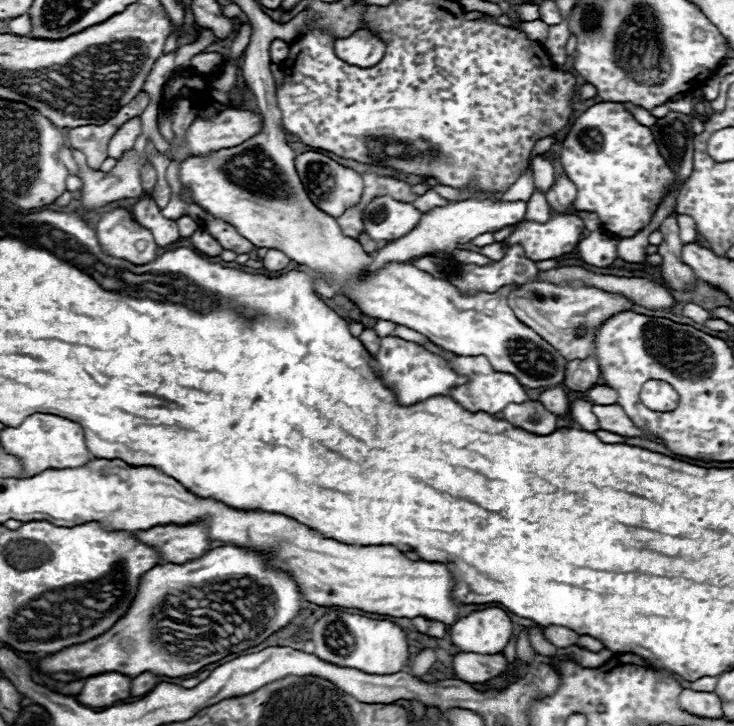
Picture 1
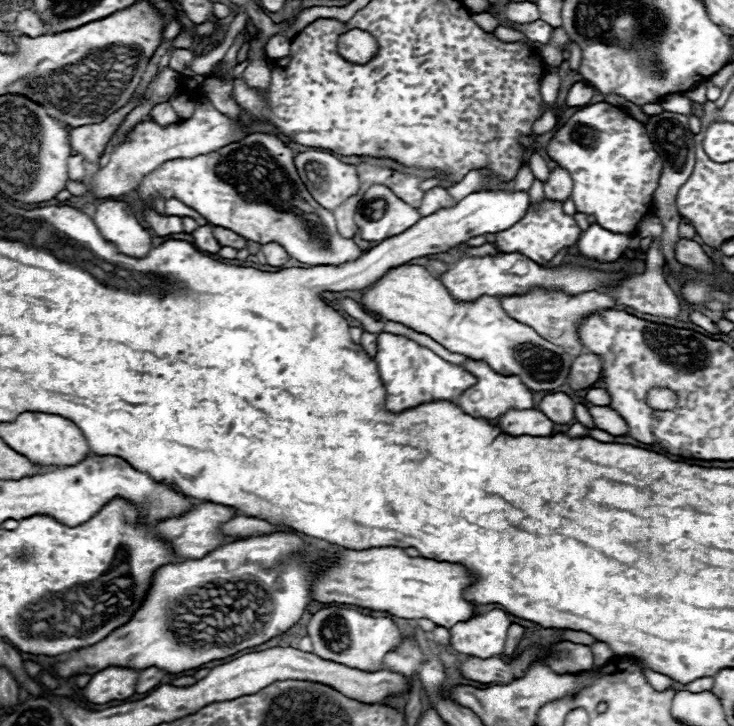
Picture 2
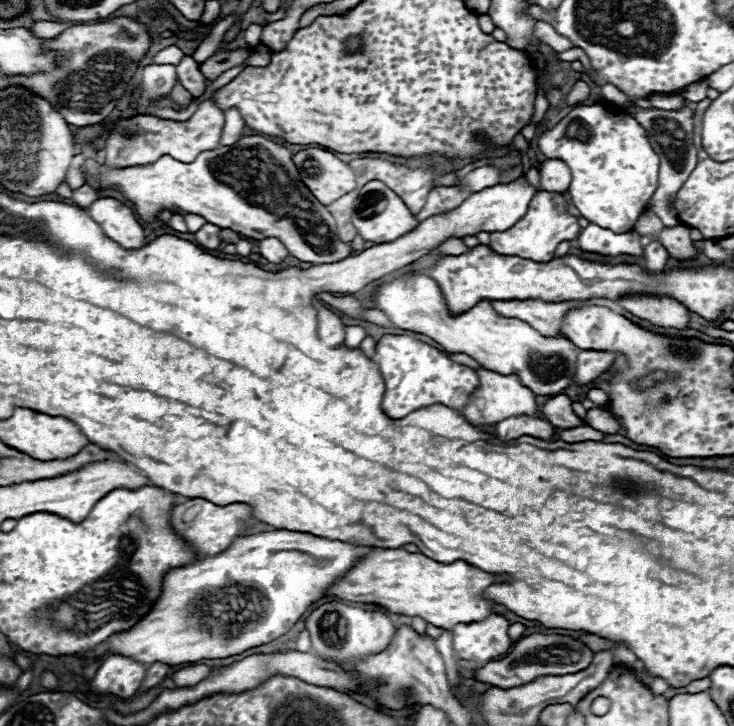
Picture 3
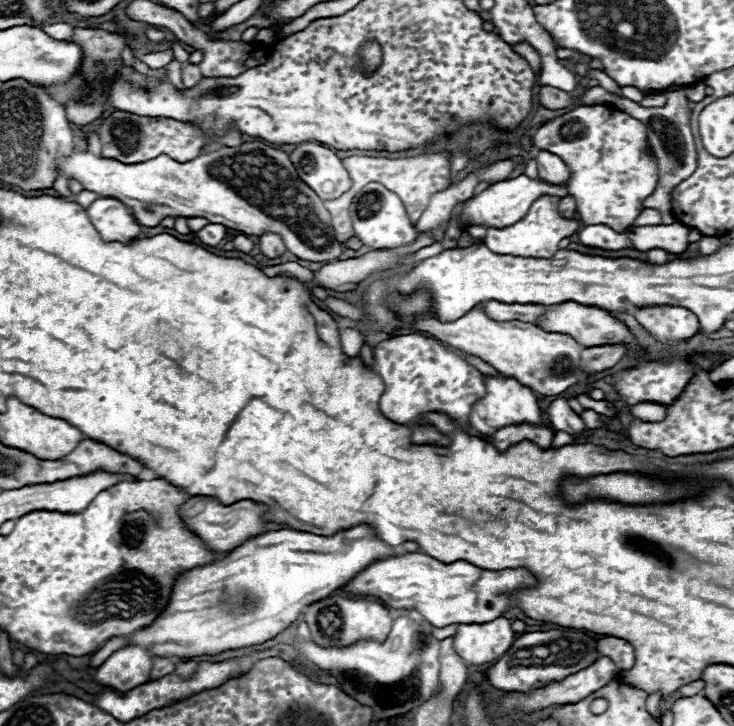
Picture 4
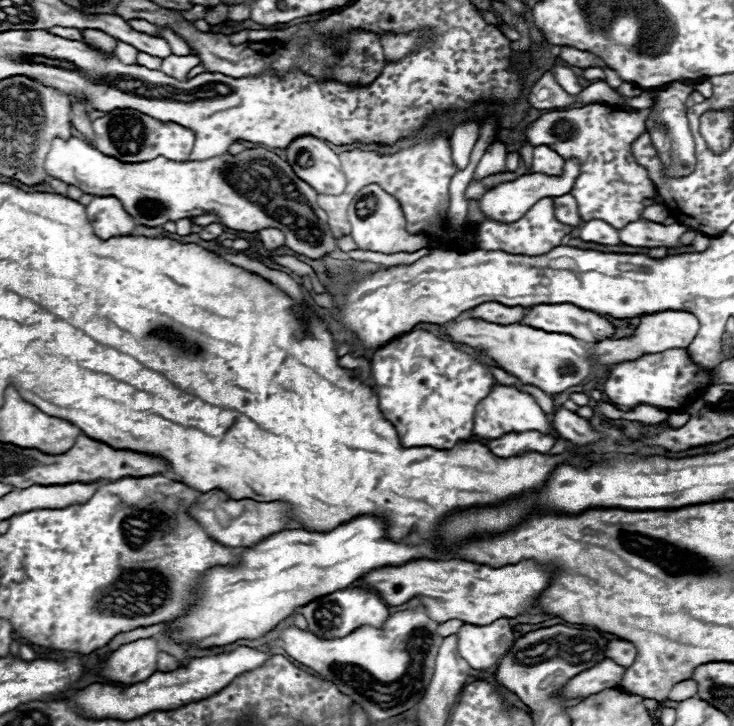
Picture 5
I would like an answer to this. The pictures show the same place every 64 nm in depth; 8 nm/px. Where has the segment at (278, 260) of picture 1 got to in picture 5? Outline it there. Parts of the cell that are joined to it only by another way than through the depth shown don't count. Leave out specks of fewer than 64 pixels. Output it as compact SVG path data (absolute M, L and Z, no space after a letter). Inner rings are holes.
M264 228L264 230L260 230L260 240L264 242L264 248L276 250L278 246L284 244L284 234L276 228Z

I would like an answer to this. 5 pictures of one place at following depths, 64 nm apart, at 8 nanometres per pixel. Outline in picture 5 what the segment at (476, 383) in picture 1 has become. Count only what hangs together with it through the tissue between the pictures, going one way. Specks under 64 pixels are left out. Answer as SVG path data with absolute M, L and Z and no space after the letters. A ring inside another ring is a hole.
M496 386L484 400L478 402L476 414L474 414L474 436L476 438L492 440L492 438L500 438L500 434L524 432L524 430L540 430L542 434L552 434L554 430L550 428L548 416L542 412L542 408L536 404L536 400L530 394L520 392L512 386Z

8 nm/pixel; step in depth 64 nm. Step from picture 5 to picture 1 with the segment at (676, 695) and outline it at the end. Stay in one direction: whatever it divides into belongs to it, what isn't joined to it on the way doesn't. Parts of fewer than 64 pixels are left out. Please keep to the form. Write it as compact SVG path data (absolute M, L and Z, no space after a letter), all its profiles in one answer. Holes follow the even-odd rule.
M704 676L704 678L698 678L694 682L682 682L684 688L690 688L690 690L700 690L700 692L712 692L716 688L716 678L712 676Z

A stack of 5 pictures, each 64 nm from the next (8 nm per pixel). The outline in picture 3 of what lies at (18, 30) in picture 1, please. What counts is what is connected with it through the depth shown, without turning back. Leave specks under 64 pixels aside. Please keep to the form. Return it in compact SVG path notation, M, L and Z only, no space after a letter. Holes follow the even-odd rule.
M36 22L32 26L32 30L40 38L58 38L66 28L68 28L68 24L58 24L58 22Z

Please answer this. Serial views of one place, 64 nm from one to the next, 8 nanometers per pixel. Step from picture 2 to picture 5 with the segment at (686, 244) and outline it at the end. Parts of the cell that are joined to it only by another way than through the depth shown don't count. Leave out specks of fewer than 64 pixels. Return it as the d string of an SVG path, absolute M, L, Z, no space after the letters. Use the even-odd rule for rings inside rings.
M634 220L628 222L624 228L620 228L620 240L628 246L678 246L678 238L686 232L682 224L670 224L662 226L658 222L650 220Z

